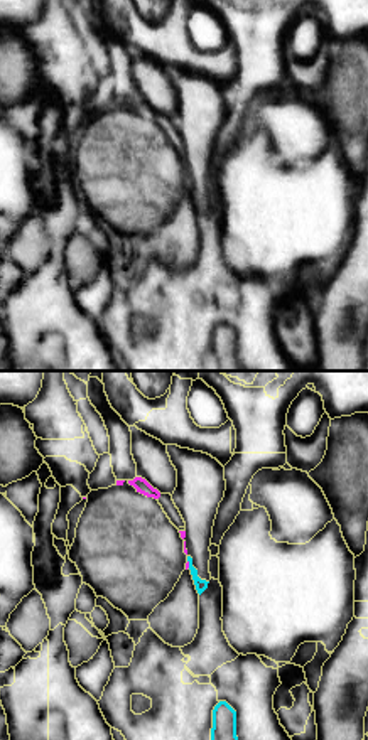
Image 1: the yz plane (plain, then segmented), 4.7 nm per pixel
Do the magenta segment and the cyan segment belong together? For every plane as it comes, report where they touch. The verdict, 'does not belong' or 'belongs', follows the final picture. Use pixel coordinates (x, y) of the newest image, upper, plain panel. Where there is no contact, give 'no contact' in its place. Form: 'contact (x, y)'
contact (188, 186)

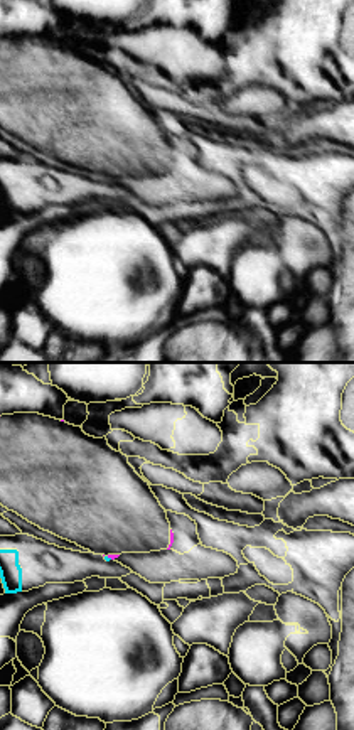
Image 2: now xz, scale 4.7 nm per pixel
contact (110, 179)

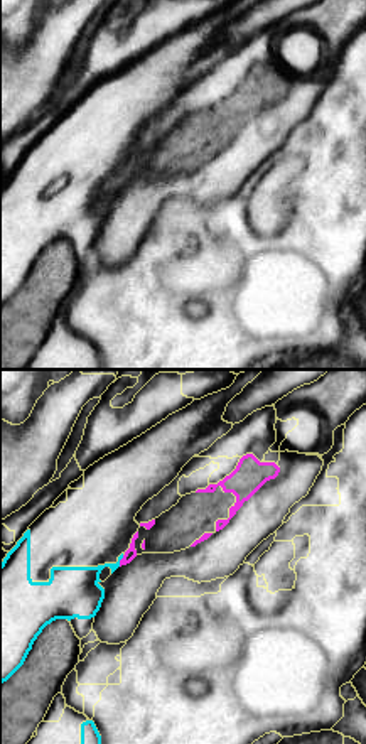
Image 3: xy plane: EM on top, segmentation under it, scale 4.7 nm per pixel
contact (120, 183)

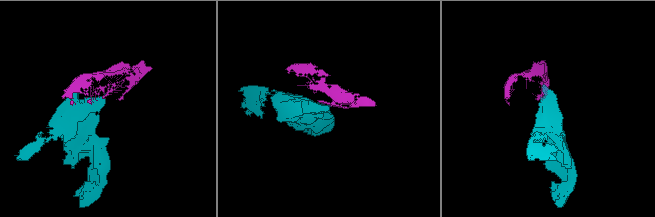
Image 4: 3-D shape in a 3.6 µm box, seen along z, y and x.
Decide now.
does not belong

